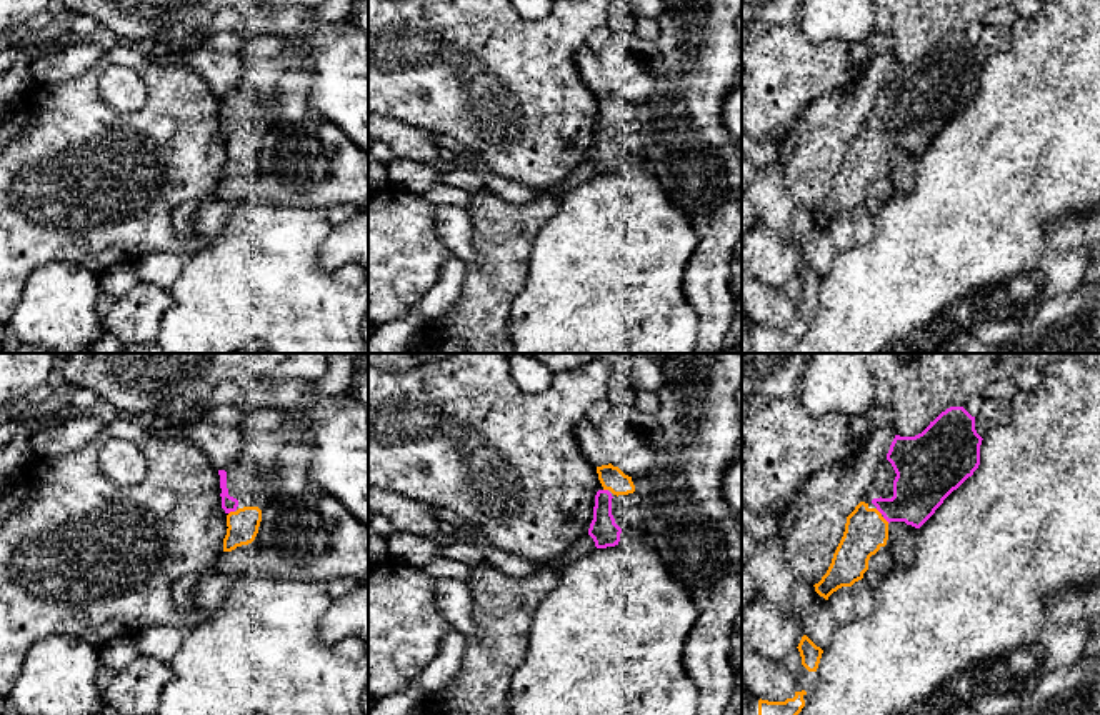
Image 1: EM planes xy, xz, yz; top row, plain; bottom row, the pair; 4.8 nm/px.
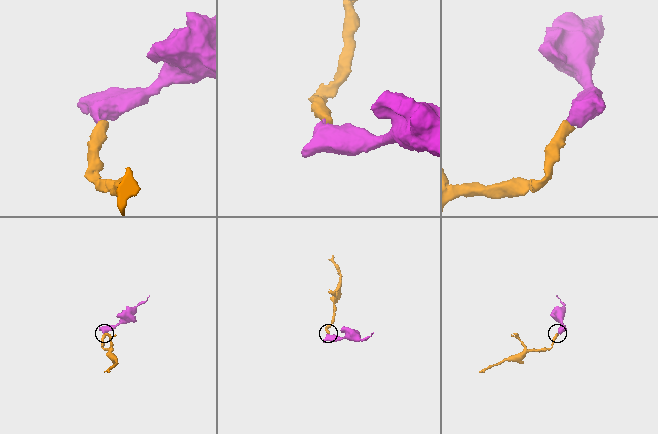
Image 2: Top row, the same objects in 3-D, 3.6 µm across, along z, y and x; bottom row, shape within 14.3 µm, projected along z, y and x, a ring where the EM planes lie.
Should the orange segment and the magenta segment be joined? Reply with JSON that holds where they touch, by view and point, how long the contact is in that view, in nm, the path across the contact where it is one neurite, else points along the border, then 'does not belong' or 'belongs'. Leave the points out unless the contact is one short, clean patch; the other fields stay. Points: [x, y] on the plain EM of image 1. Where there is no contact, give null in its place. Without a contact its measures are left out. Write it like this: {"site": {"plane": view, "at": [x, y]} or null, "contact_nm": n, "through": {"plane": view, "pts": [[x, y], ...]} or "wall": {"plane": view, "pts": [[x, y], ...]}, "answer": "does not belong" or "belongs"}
{"site": {"plane": "xy", "at": [230, 139]}, "contact_nm": 40, "answer": "belongs"}

